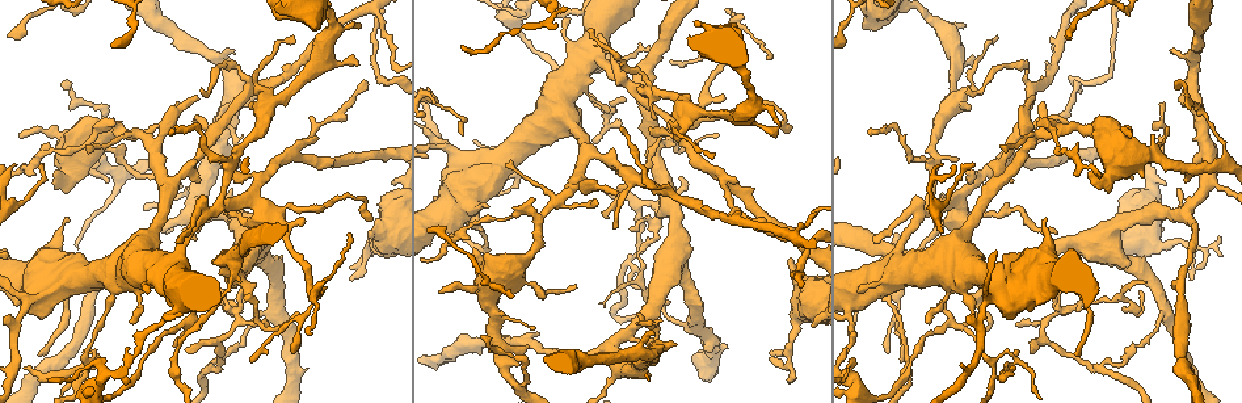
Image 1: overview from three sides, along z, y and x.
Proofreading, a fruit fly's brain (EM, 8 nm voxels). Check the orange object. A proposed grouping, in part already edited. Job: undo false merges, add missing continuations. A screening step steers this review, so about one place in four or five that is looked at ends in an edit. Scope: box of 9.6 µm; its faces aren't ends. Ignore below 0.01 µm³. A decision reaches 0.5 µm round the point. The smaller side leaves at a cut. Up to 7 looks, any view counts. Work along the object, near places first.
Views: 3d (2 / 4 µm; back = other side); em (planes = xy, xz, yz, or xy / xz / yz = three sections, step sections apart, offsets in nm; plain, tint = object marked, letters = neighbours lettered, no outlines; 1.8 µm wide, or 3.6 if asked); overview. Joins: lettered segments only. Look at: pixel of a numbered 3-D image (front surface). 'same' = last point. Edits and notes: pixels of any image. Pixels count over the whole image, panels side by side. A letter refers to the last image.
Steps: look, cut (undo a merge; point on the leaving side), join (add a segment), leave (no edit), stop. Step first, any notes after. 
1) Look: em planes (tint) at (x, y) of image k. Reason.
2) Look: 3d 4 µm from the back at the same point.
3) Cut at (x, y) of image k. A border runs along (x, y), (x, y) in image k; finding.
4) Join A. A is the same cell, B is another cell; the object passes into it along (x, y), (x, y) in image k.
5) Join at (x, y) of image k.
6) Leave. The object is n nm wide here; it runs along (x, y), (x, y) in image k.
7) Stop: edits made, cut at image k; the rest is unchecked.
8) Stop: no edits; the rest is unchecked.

Look: em xy step 8 (tint) at (748, 83) of image 1. Thick turns thin.

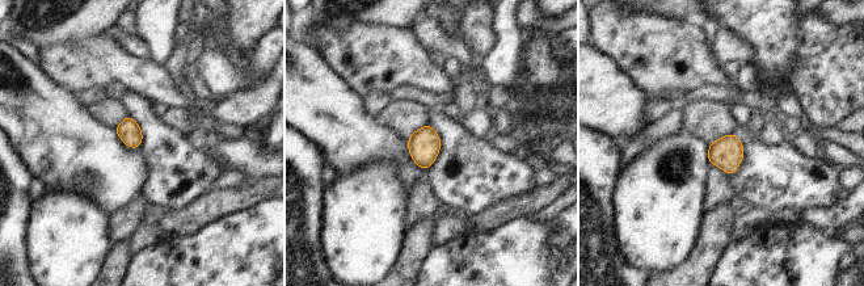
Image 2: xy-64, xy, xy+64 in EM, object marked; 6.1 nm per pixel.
Look: em planes (letters) at the same point. Cut it another way.

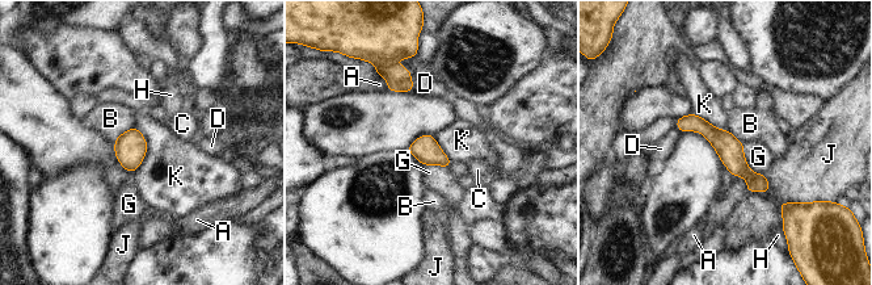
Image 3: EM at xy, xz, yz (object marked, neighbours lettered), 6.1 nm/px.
Leave. The longest contact is with K, 280 nm; A, B, C, D, G, H, J and K are other cells; it runs along (679, 122), (704, 126), (765, 188) in image 3; one neuron here.

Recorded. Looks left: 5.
Look: 3d 4 µm at (655, 221) of image 1. Sharp bend.

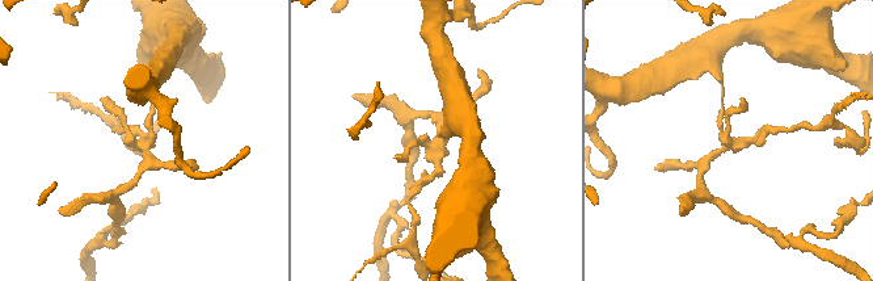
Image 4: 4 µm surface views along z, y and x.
Look: em yz step 4 (letters) at (146, 142) of image 4. Shape alone is not enough.

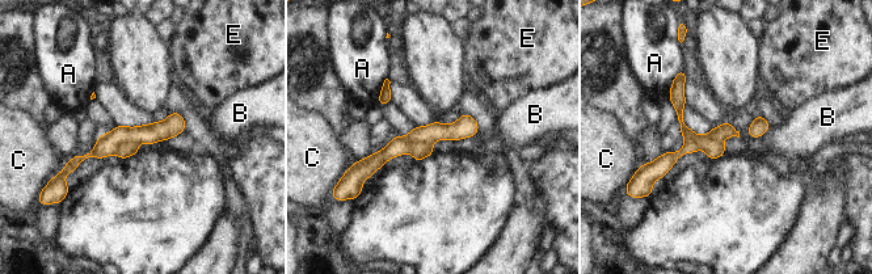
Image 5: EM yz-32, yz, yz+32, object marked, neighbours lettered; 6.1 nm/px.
Cut at (420, 150) of image 5. The object is 130 nm wide here; A, B, C and E are other cells; the part that leaves runs along (681, 75), (679, 119), (715, 155) in image 5; a second neuron is stuck on.

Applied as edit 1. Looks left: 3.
Look: overview. See it whole again.

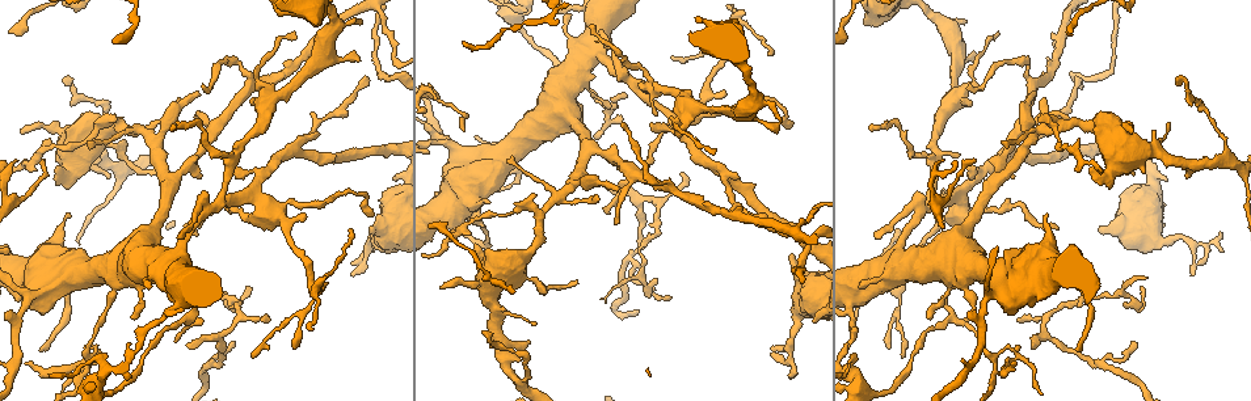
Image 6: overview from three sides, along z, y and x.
Look: 3d 4 µm at (716, 173) of image 6. Sharp bend.

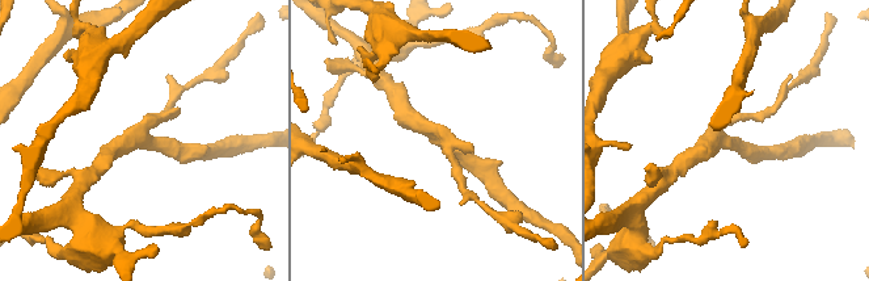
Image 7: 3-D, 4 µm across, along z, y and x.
Look: em planes (letters) at (723, 142) of image 7. 3 arms meet here; now the EM.

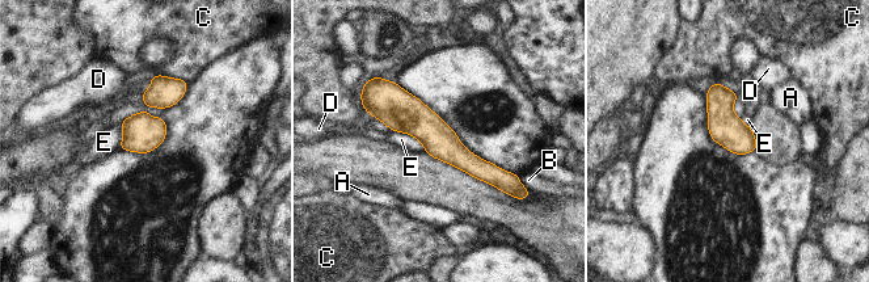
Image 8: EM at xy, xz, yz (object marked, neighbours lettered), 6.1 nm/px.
Leave. A, B, C, D and E are other cells; it runs along (372, 97), (506, 179) in image 8; one neuron here.

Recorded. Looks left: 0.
Stop: edits made, cut at image 5; the rest is unchecked.

